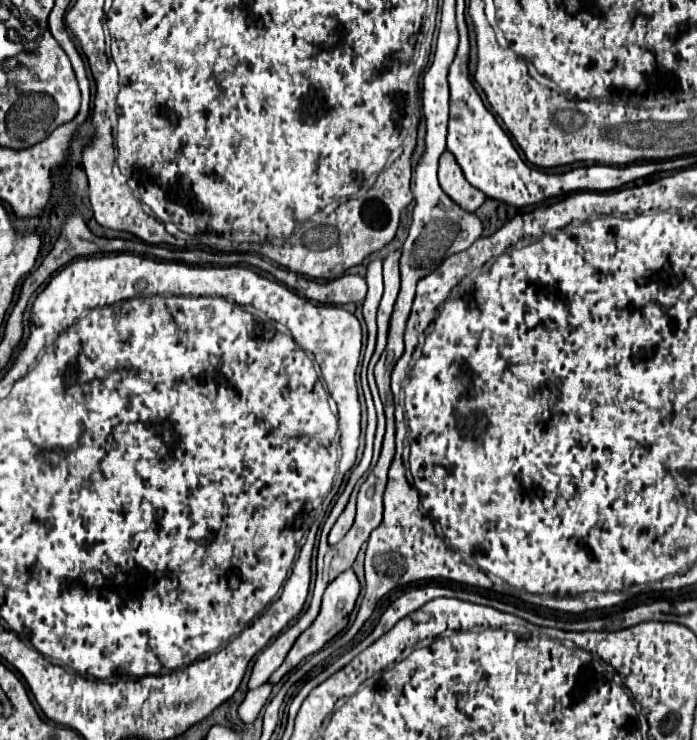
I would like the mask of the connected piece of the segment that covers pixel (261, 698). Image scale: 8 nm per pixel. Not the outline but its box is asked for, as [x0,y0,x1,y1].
[237,684,271,724]

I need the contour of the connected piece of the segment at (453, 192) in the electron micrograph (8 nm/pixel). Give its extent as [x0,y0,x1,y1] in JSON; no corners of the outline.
[439,152,487,212]

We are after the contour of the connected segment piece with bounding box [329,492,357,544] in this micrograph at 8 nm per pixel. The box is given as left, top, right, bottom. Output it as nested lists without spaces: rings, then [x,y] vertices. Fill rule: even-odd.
[[[357,492],[351,494],[349,504],[345,506],[343,514],[337,518],[335,526],[331,528],[331,532],[329,532],[329,544],[337,544],[347,534],[347,530],[353,526],[353,518],[355,518],[355,496],[357,496]]]

